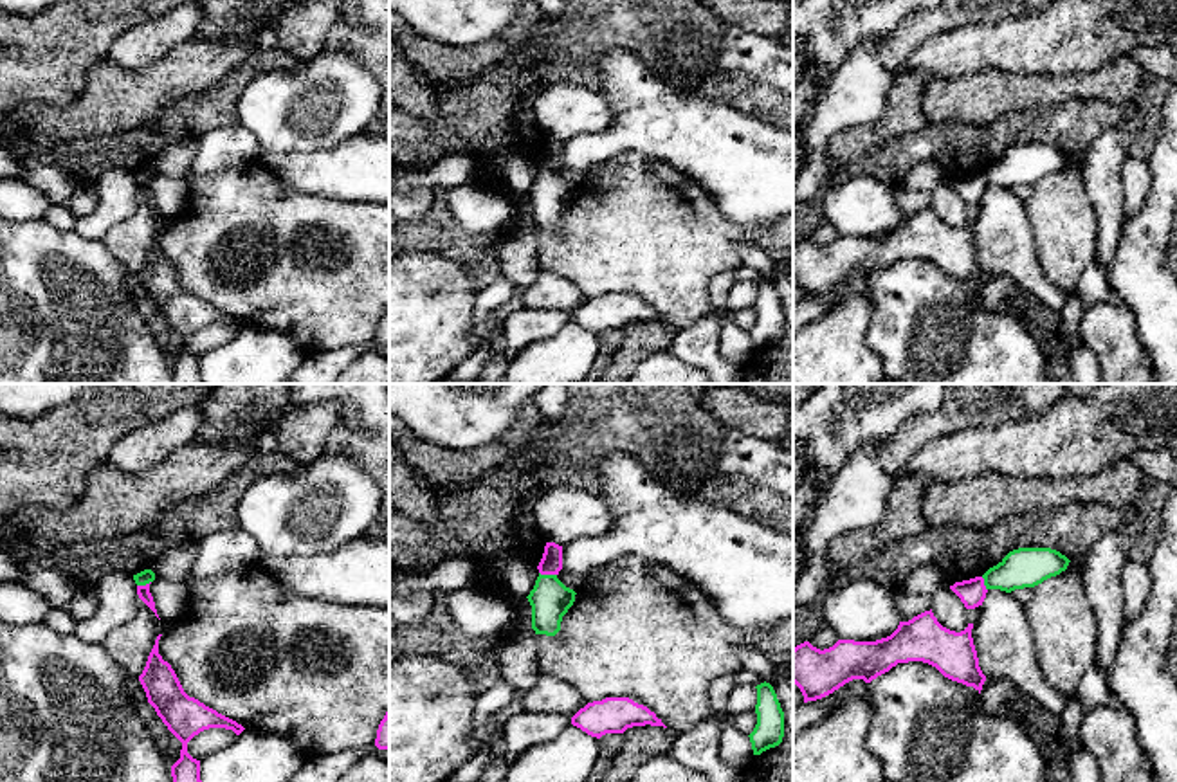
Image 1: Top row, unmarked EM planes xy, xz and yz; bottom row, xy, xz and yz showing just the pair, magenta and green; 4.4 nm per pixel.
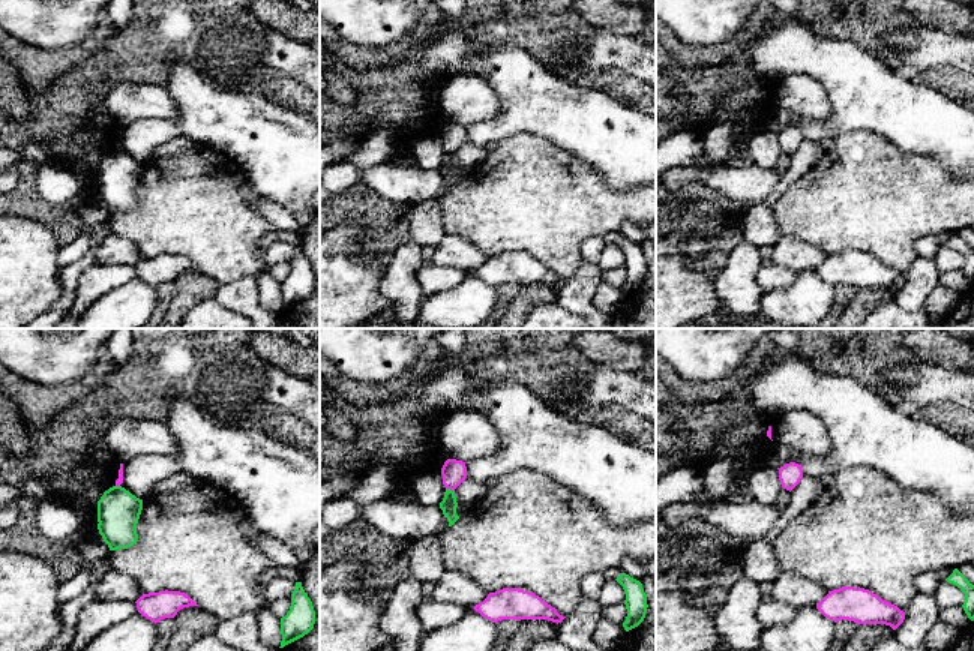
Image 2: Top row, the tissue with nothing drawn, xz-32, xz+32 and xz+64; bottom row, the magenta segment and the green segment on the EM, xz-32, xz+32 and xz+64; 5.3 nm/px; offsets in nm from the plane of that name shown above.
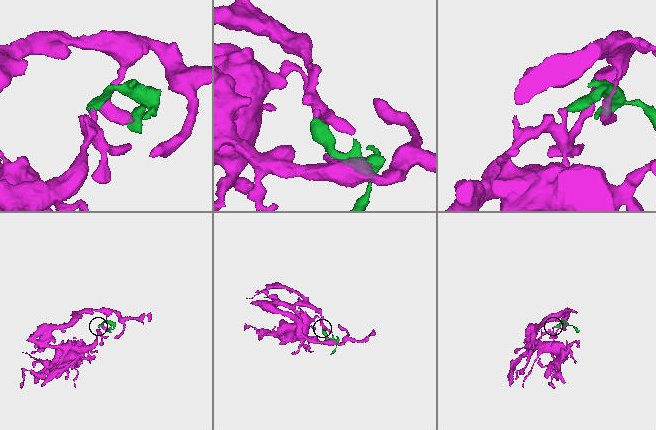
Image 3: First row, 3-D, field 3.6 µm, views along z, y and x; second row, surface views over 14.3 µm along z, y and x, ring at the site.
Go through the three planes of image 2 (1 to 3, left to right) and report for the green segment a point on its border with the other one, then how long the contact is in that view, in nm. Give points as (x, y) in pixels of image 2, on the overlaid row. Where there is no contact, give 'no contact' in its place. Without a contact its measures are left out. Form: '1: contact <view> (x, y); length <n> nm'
1: contact xz-32 (117, 485); length 30 nm
2: contact xz+32 (450, 489); length 50 nm
3: no contact

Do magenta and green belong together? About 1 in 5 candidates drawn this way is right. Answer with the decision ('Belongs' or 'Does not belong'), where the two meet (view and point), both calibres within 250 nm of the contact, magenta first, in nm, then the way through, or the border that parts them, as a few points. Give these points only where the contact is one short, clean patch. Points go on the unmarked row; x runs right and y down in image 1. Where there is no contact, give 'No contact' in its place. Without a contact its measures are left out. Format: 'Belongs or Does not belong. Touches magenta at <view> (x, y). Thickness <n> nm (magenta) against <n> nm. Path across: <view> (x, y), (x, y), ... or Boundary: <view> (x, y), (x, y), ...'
Does not belong. Touches magenta at xz (548, 170). Thickness 100 nm (magenta) against 180 nm. Boundary: xz (539, 168), (556, 172)

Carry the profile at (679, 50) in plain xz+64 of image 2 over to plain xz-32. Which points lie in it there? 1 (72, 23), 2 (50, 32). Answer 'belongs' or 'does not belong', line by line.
1: does not belong
2: does not belong

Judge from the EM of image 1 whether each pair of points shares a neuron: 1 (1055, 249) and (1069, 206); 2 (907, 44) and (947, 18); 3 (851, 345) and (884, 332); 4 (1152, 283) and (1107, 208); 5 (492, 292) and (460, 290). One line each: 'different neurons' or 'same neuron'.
1: same neuron
2: same neuron
3: different neurons
4: different neurons
5: different neurons

